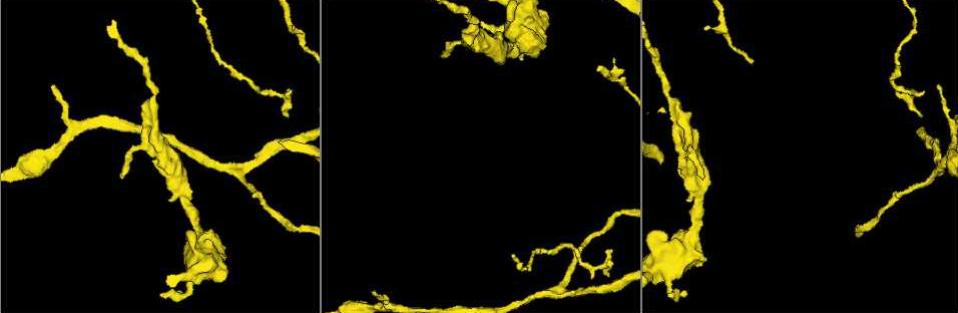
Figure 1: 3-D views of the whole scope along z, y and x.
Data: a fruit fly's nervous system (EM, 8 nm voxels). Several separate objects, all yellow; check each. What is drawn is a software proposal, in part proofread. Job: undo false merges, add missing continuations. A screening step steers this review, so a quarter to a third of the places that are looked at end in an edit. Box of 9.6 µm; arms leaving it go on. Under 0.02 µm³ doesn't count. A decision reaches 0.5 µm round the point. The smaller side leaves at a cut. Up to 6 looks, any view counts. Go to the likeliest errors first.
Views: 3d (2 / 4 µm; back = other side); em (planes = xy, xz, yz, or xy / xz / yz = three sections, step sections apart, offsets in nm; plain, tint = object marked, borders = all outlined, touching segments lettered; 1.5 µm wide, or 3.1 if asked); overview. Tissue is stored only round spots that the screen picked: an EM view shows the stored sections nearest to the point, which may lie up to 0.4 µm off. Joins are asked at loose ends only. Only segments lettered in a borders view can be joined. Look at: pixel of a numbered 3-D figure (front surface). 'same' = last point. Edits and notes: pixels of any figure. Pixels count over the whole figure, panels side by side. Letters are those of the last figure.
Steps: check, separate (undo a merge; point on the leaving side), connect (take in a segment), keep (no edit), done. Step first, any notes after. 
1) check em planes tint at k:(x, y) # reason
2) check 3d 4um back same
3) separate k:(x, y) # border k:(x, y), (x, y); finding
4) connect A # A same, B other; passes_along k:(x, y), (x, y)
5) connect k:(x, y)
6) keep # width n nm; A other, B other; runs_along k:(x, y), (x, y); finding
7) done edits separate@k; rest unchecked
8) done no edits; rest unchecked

check em planes tint at 1:(53, 85) # branch stops here

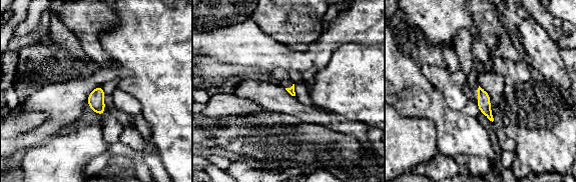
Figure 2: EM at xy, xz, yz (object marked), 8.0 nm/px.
check em planes borders same

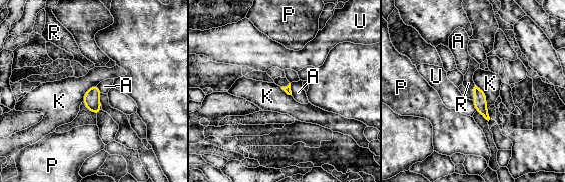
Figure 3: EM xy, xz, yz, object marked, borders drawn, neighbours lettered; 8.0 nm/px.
connect R # A other, K other, P other, R same, U other; passes_along 3:(479, 101), (474, 93), (468, 83); the cell continues

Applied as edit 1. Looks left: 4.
check overview # redraw

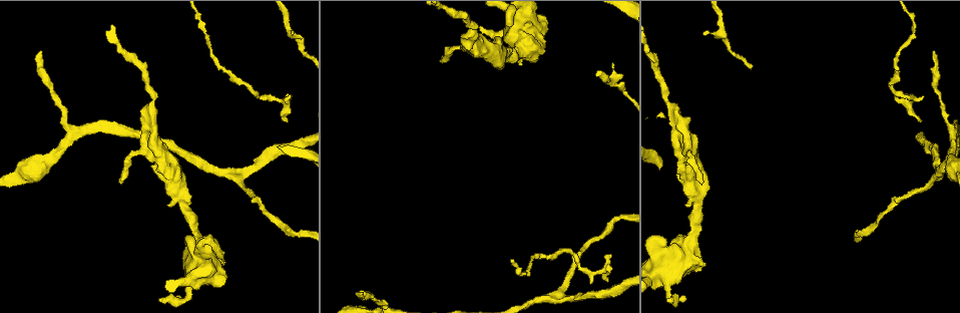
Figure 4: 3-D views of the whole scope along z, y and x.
check 3d 2um at 4:(667, 298) # free end

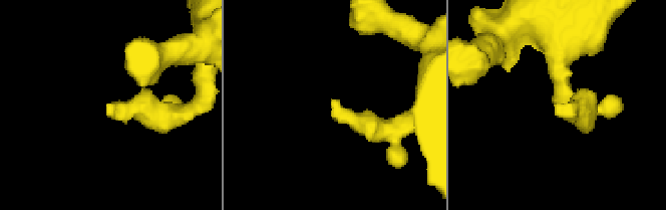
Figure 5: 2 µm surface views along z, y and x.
check em xy step 8 borders at 5:(108, 109) # now the EM

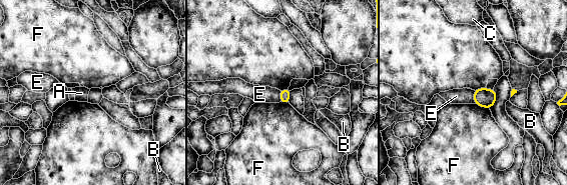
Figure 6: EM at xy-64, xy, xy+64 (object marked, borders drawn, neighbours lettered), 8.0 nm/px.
check em planes borders same

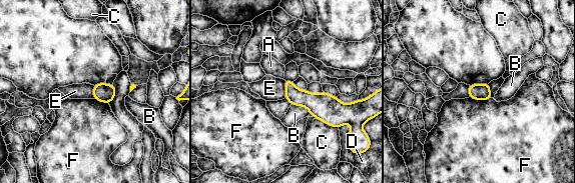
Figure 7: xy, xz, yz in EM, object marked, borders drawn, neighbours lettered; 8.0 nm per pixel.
keep # width 130 nm; longest_contact C 220 nm; A other, B other, C other, D other, E other, F other; no lettered segment goes on from it

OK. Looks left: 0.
done edits connect@3; rest unchecked

